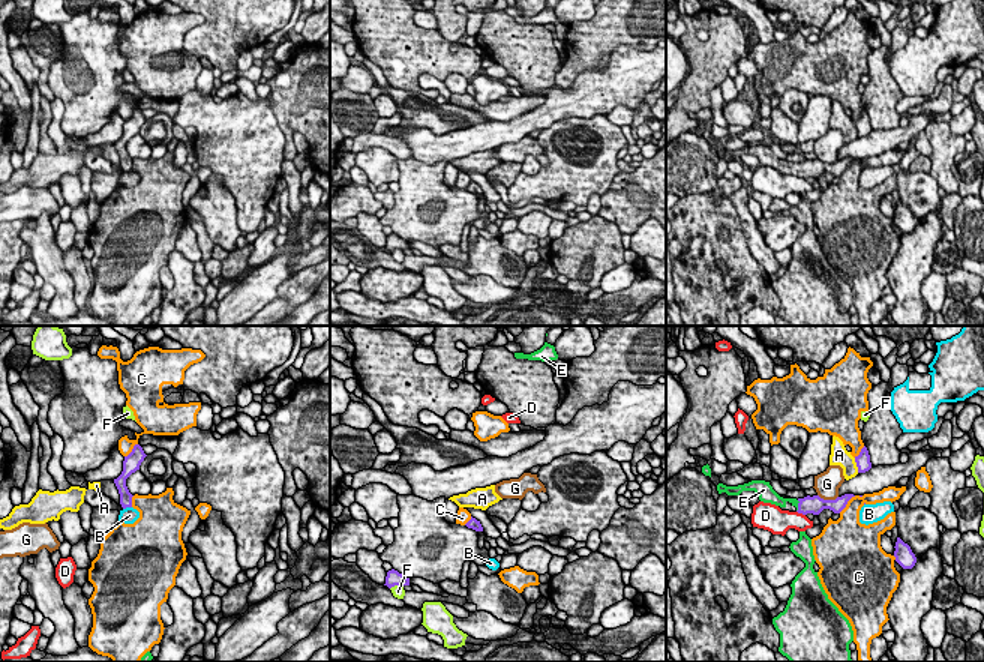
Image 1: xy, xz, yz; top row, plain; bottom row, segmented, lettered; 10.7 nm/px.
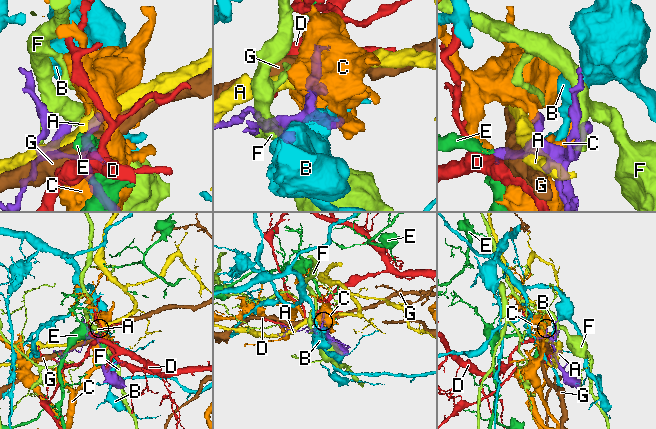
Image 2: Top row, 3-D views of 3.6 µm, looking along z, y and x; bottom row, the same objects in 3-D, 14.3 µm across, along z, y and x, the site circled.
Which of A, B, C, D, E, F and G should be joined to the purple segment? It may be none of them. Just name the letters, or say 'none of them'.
E

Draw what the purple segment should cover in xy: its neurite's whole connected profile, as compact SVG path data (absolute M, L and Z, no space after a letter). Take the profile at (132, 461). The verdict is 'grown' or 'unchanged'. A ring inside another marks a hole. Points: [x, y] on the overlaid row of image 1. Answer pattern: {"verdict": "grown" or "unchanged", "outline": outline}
{"verdict": "unchanged", "outline": "M135 444L132 452L128 456L124 456L122 474L117 479L114 479L114 483L120 494L120 504L123 509L132 507L132 497L134 497L126 486L126 479L132 473L140 470L140 465L146 456L147 455L144 453L142 447L140 444Z"}

